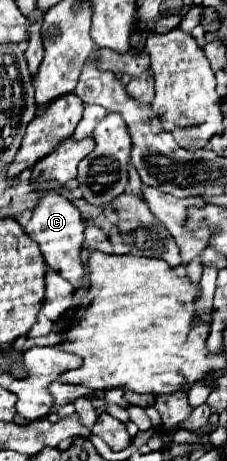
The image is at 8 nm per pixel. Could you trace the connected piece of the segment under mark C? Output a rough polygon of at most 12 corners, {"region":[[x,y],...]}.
{"region":[[48,191],[24,231],[46,265],[86,287],[86,221]]}

